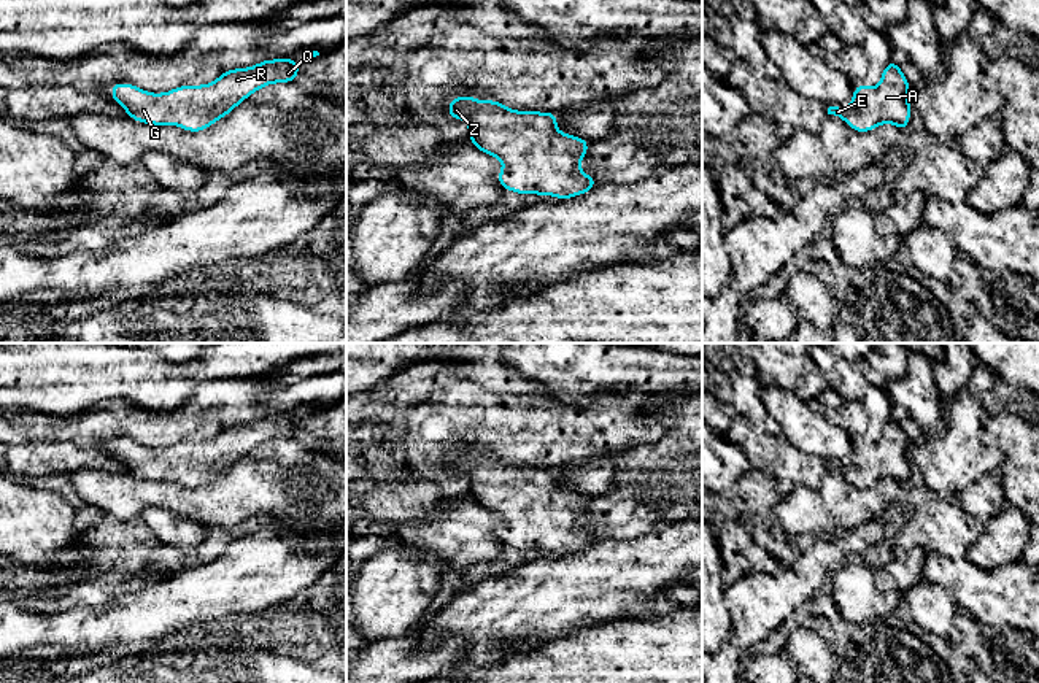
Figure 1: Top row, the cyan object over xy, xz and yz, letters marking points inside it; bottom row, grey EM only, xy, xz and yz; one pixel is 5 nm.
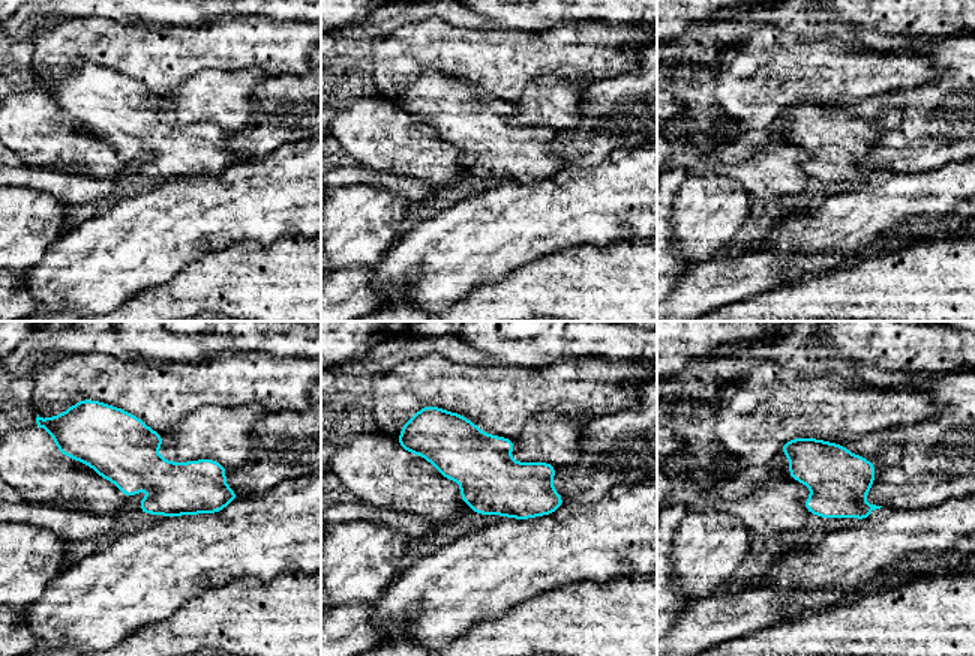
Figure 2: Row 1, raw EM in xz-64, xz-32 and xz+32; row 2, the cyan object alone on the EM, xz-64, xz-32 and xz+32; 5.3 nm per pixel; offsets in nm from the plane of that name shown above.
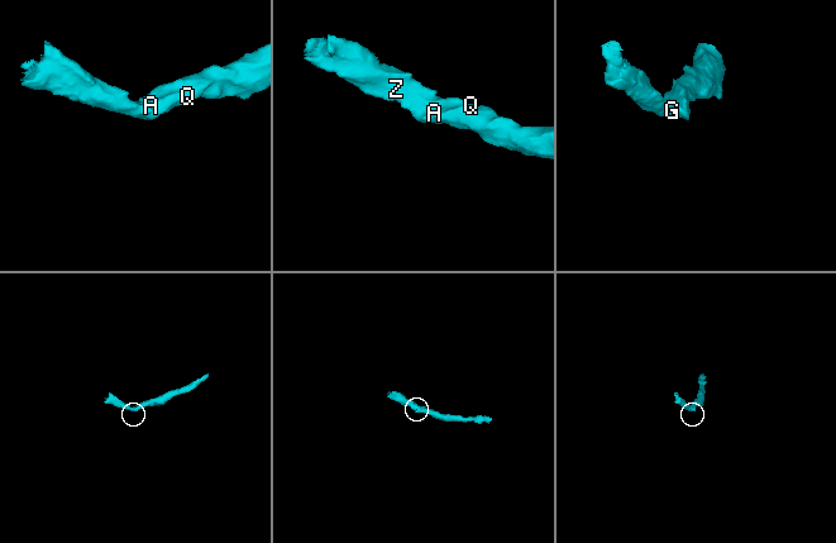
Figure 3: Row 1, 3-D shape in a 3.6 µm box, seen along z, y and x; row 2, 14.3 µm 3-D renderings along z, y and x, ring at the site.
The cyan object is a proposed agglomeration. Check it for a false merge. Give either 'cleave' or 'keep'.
keep

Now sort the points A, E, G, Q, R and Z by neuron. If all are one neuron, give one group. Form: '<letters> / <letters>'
A E G Q R Z

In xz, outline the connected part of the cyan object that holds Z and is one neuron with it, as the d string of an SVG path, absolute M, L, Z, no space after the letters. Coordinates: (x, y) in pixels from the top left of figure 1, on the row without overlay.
M459 451L448 457L448 470L453 475L465 475L472 500L504 518L504 526L496 531L504 545L567 556L597 540L593 532L578 524L589 497L558 488L558 469L516 467L497 456L480 457L477 453Z

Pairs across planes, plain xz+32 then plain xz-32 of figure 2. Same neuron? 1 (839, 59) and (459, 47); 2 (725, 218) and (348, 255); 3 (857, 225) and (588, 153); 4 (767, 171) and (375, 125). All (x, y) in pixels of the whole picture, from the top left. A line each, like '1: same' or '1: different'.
1: same
2: same
3: different
4: same

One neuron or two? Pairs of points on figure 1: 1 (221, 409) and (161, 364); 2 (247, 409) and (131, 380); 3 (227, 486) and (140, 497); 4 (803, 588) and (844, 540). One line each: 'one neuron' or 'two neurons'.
1: two neurons
2: two neurons
3: one neuron
4: one neuron

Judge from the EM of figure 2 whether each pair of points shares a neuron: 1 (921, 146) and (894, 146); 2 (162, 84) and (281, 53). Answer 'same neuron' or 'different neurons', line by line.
1: same neuron
2: same neuron

